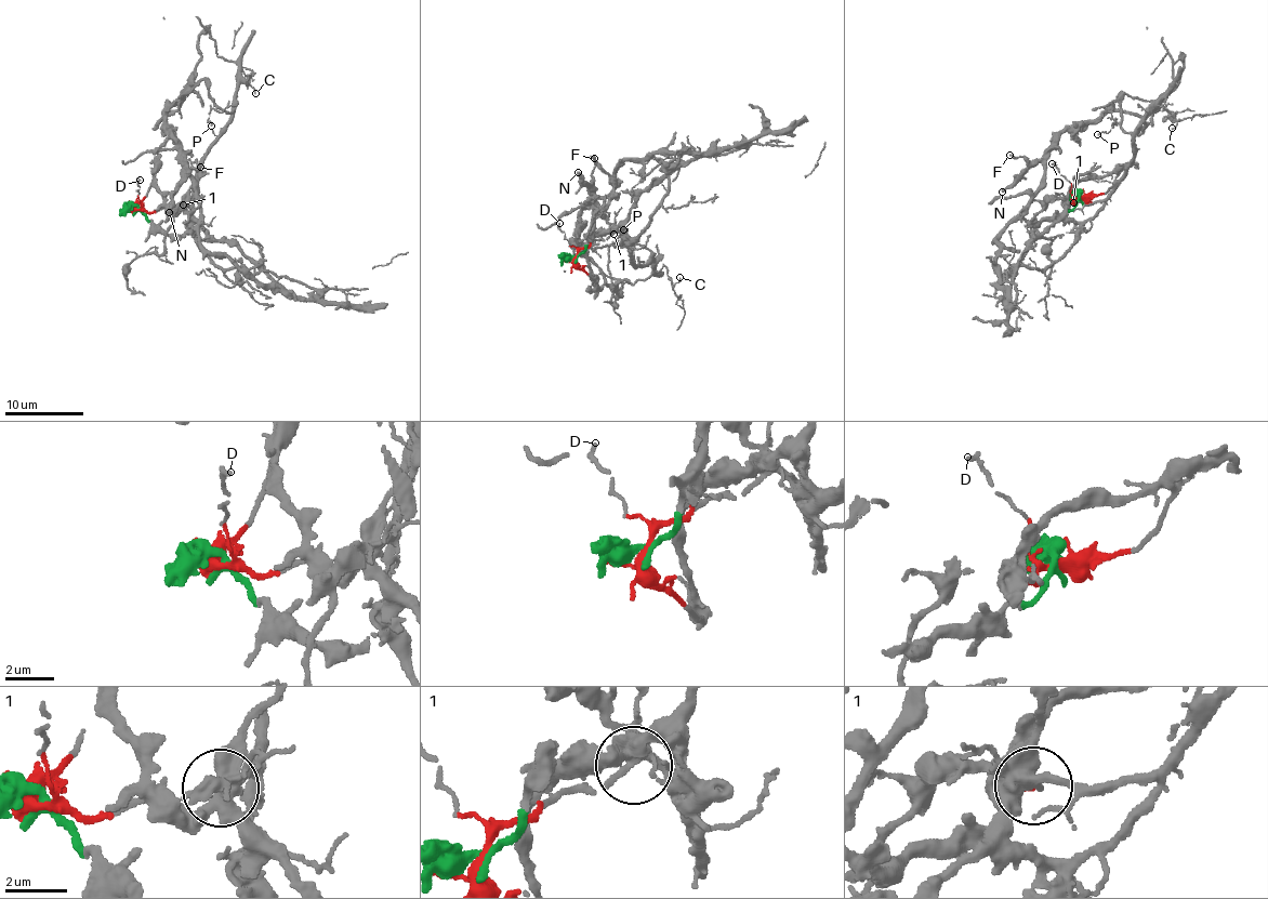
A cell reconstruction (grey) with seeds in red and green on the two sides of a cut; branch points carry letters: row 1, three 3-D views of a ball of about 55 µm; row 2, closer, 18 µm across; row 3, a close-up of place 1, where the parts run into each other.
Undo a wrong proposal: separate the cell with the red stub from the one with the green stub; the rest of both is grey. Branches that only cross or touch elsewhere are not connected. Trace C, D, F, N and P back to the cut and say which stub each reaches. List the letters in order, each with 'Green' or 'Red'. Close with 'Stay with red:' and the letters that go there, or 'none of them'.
C: Red
D: Red
F: Green
N: Green
P: Red
Stay with red: C, D, P

